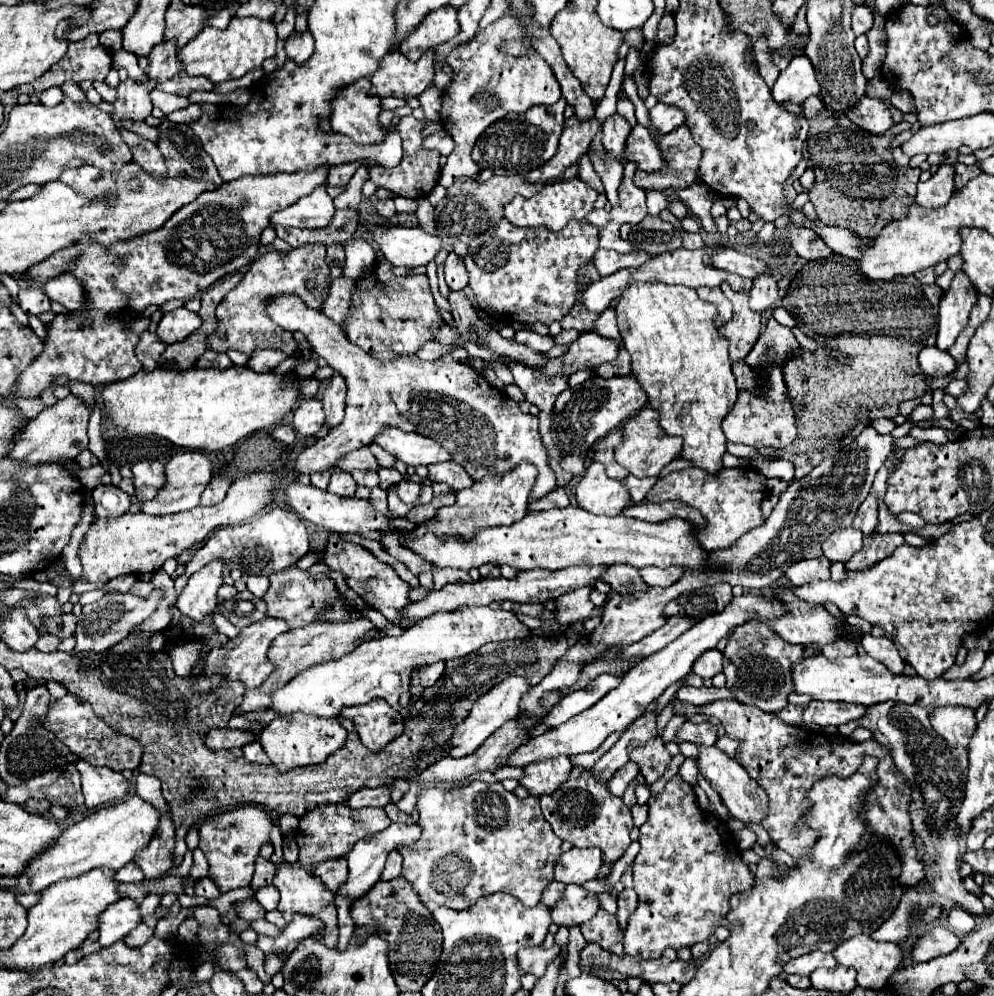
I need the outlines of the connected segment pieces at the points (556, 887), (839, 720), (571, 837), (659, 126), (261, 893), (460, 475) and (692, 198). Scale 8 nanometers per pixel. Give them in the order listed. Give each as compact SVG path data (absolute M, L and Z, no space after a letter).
M551 882L551 884L547 886L547 890L545 890L541 902L543 902L547 908L553 908L553 904L561 898L563 890L565 890L565 884L561 884L561 882Z
M811 700L803 712L803 726L839 726L851 720L861 720L865 716L865 706L853 706L849 702L817 702Z
M573 768L567 782L559 786L551 796L541 796L541 808L545 820L553 826L553 832L561 840L569 840L575 848L599 848L603 854L603 866L597 874L597 880L605 880L611 874L611 866L623 856L627 846L631 844L631 828L633 818L629 808L621 798L613 798L607 790L607 784L599 784L593 776L583 768Z
M655 104L649 110L649 120L653 130L663 136L669 134L673 128L681 126L685 122L685 116L681 114L681 110L677 110L675 106L665 106L665 104Z
M273 884L259 888L257 894L255 894L255 898L259 900L259 904L261 904L265 910L277 908L277 902L279 902L279 898L277 898L277 888L275 888Z
M441 462L429 466L429 478L433 482L447 482L453 490L461 490L473 484L471 476L465 474L463 466L457 466L455 462Z
M695 180L689 188L685 190L679 190L677 192L679 200L687 204L687 208L691 210L691 214L701 222L703 230L709 232L709 234L715 234L717 228L715 228L715 222L711 218L711 206L713 206L713 200L715 200L715 192L701 180Z

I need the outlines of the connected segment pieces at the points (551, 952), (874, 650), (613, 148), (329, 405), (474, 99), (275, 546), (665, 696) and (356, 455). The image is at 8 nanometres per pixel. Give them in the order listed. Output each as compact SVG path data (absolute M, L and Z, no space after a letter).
M533 946L533 948L525 948L517 952L517 962L519 968L525 974L533 974L535 978L541 978L549 966L549 962L553 962L553 958L559 956L559 946L551 946L549 950L541 948L541 946Z
M867 634L863 638L863 648L869 656L873 656L877 662L881 662L883 666L887 666L893 674L901 674L903 672L903 660L895 648L895 644L889 638L875 638L871 634Z
M613 114L603 122L603 146L617 160L623 160L625 138L629 136L629 130L631 130L629 122L619 114Z
M335 374L325 390L323 390L323 396L321 396L321 402L323 402L323 410L325 410L325 428L335 428L343 422L343 410L345 410L345 380Z
M503 14L497 22L481 30L473 40L451 50L449 64L453 68L453 76L443 94L440 118L443 128L455 140L455 150L449 154L447 164L441 168L441 186L449 188L457 178L467 178L479 172L479 166L471 158L471 150L481 132L495 120L501 120L509 112L523 114L535 104L555 104L561 98L561 88L551 66L535 50L529 50L523 58L501 50L505 42L521 40L521 34L523 32L517 18L513 14Z
M273 508L273 510L267 510L259 516L255 516L253 520L249 520L245 524L221 526L221 528L213 530L211 536L207 538L207 542L203 544L203 548L187 564L187 572L175 580L175 588L177 588L177 592L181 592L187 582L187 576L201 570L211 560L221 560L227 568L239 568L243 574L269 576L273 572L285 570L287 566L295 564L307 552L309 552L309 534L307 534L303 520L299 520L299 516L291 510Z
M678 681L671 685L661 696L657 698L657 710L656 710L656 715L660 715L662 709L668 704L668 702L671 700L671 698L675 695L677 690L684 686L684 684L681 681Z
M363 446L361 450L353 450L349 454L345 454L345 458L341 458L341 464L335 466L335 470L345 470L345 472L353 472L353 470L373 470L377 472L381 466L377 462L377 458L371 454L369 446Z

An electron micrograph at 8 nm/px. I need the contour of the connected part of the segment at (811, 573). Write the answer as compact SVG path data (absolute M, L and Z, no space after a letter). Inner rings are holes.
M821 556L821 558L813 558L813 560L795 562L785 574L793 582L793 586L801 586L811 580L827 580L829 568L831 568L831 562L825 556Z

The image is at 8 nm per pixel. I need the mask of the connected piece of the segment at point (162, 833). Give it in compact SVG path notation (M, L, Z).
M159 812L159 824L153 832L149 844L137 852L135 862L143 870L145 878L159 878L173 866L175 848L175 826L171 822L171 812Z

